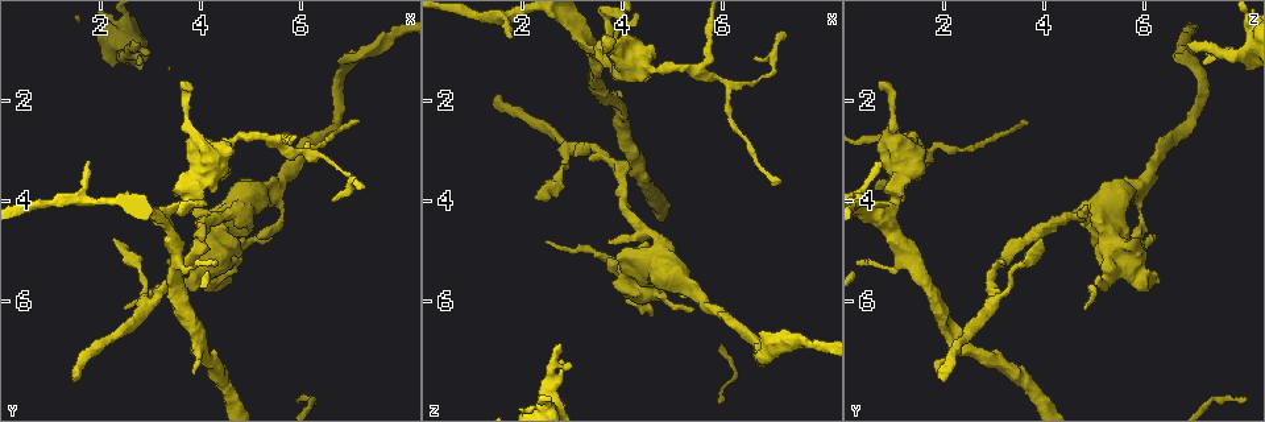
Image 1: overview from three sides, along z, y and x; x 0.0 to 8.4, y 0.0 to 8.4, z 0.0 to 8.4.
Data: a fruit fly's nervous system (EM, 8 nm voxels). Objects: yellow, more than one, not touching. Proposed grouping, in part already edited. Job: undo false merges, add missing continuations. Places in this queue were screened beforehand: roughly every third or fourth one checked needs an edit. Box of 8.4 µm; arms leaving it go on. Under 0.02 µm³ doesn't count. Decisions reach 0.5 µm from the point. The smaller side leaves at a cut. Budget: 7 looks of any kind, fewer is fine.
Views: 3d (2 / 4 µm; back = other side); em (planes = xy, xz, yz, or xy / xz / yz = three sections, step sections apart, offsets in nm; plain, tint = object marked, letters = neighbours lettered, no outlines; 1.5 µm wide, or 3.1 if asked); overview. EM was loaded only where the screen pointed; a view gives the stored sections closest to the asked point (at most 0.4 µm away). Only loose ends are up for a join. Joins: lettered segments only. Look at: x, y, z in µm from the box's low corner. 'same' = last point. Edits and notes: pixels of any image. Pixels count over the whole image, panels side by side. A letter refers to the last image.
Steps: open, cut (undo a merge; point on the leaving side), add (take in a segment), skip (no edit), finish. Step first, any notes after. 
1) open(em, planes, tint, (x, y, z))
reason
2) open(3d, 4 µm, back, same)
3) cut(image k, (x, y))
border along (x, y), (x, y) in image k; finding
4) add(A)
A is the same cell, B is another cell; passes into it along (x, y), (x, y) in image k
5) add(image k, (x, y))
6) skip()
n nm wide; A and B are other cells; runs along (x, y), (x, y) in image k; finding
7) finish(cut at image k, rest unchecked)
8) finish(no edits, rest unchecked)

open(3d, 2 µm, back, (1.40, 7.60, 2.00))

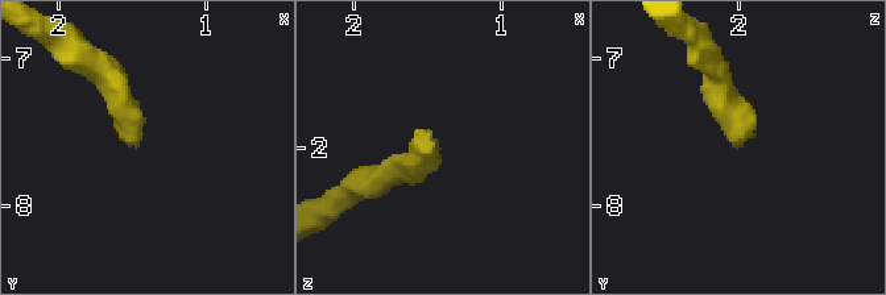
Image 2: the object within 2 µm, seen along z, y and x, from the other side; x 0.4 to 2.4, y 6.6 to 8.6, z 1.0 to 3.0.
open(em, yz, step 8, letters, (1.46, 7.60, 2.00))
need the tissue

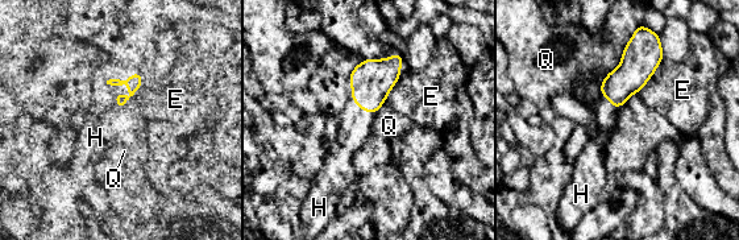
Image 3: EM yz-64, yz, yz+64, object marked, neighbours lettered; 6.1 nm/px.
add(H)
H is the same cell, E and Q are other cells; the neuron continues

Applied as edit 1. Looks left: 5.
open(em, planes, tint, (3.45, 4.20, 1.10))
three-way junction

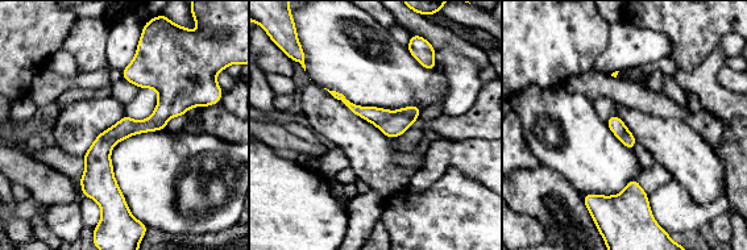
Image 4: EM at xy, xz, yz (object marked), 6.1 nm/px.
open(em, planes, letters, same)
see the neighbours

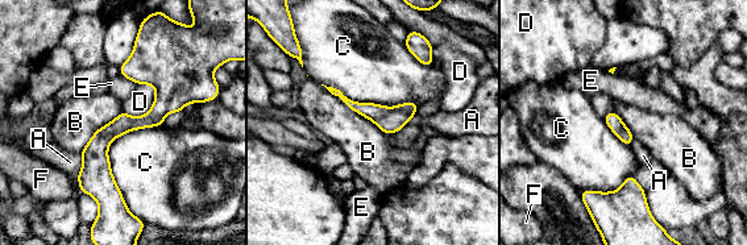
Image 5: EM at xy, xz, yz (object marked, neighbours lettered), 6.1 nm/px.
skip()
A, B, C, D, E and F are other cells; border along (320, 84), (386, 135) in image 5; continuous, no second neuron

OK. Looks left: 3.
open(3d, 4 µm, (6.85, 3.35, 1.60))
thin neck

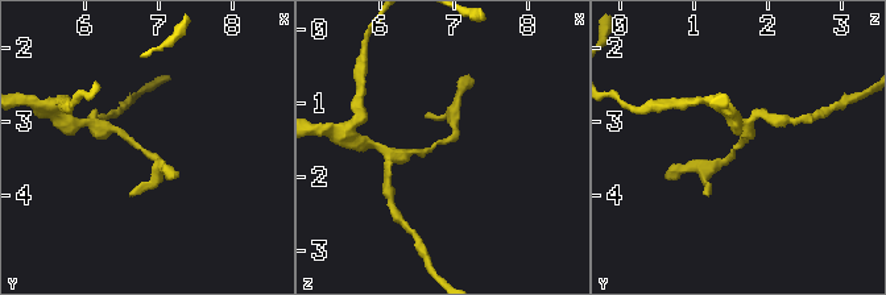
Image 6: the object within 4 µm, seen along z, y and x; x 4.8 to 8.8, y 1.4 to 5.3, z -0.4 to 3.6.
open(em, xy, step 8, tint, (6.85, 3.35, 1.60))

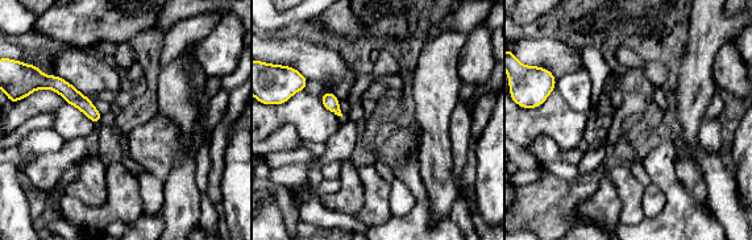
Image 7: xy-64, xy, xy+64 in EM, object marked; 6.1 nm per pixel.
open(em, planes, letters, same)
cut it another way

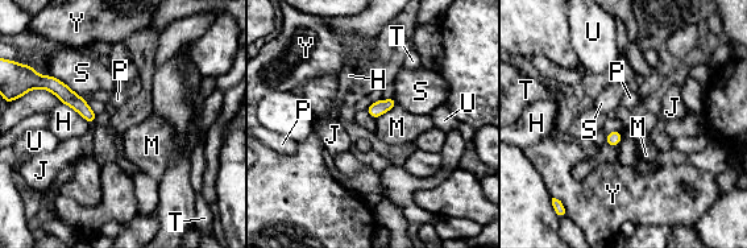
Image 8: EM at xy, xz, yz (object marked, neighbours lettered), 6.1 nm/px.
skip()
H, J, M, P, S, T, U and Y are other cells; runs along (53, 83), (91, 119) in image 8; one neuron here

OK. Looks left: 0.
finish(add at image 3, rest unchecked)

